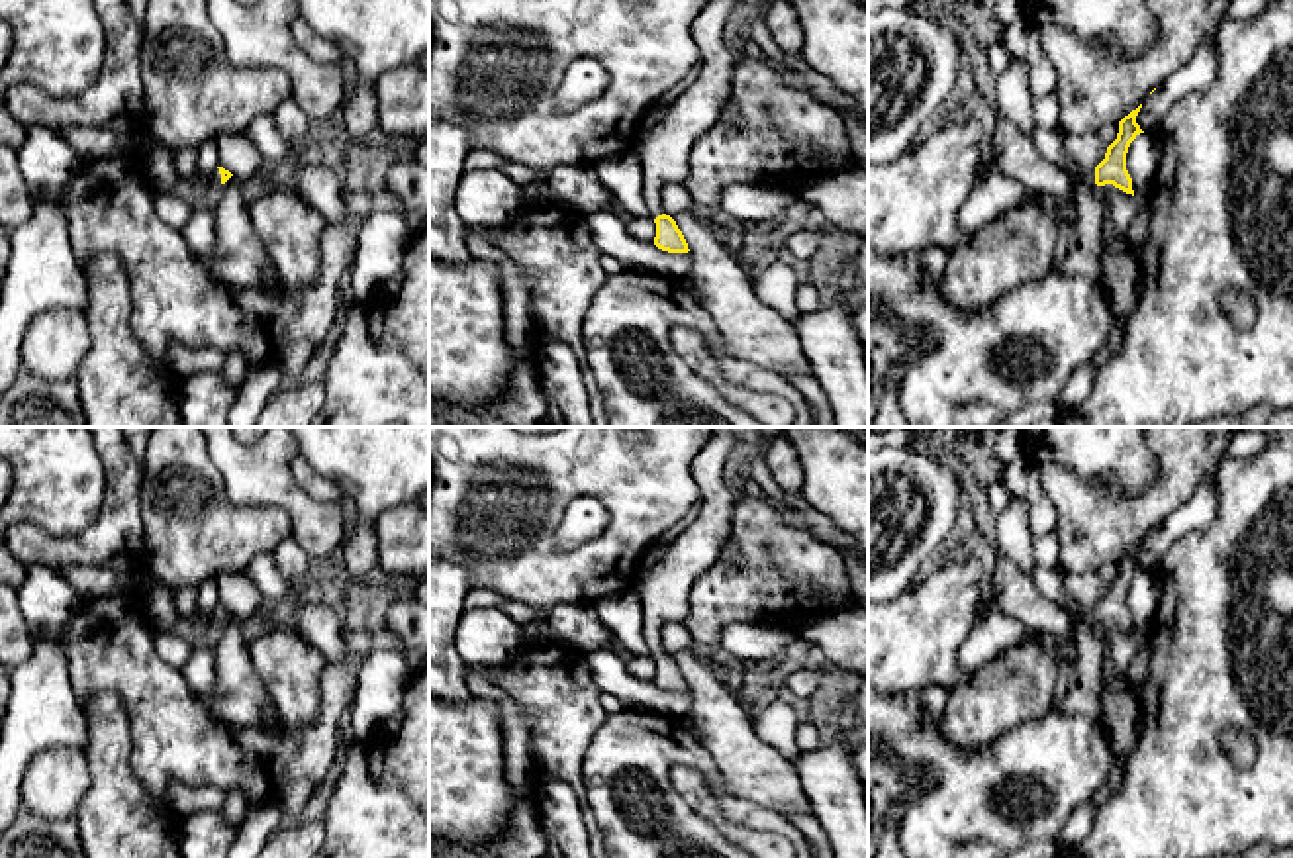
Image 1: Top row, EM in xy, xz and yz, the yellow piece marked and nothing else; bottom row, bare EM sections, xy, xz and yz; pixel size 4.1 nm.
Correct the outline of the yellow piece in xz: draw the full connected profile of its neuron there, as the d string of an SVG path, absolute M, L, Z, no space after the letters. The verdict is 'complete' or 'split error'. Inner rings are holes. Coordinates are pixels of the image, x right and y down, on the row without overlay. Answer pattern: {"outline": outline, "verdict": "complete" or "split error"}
{"outline": "M717 427L694 460L694 478L701 490L701 515L670 545L666 556L637 576L643 605L643 635L656 662L654 684L668 691L688 691L676 660L664 652L660 631L668 621L682 621L690 611L690 590L697 576L721 558L721 543L733 529L735 500L723 480L723 466L733 451L731 427Z", "verdict": "split error"}

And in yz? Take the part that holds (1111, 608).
{"outline": "M1142 543L1119 560L1117 578L1107 586L1105 597L1095 607L1081 607L1078 613L1048 599L1013 560L997 556L987 607L999 609L1040 637L1072 637L1078 621L1113 623L1134 635L1126 592L1130 582L1144 572L1136 562L1140 547Z", "verdict": "split error"}

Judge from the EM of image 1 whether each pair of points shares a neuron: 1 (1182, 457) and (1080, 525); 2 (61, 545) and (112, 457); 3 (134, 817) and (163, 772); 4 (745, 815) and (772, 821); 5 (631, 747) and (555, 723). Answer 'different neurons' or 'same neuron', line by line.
1: same neuron
2: same neuron
3: different neurons
4: same neuron
5: different neurons

